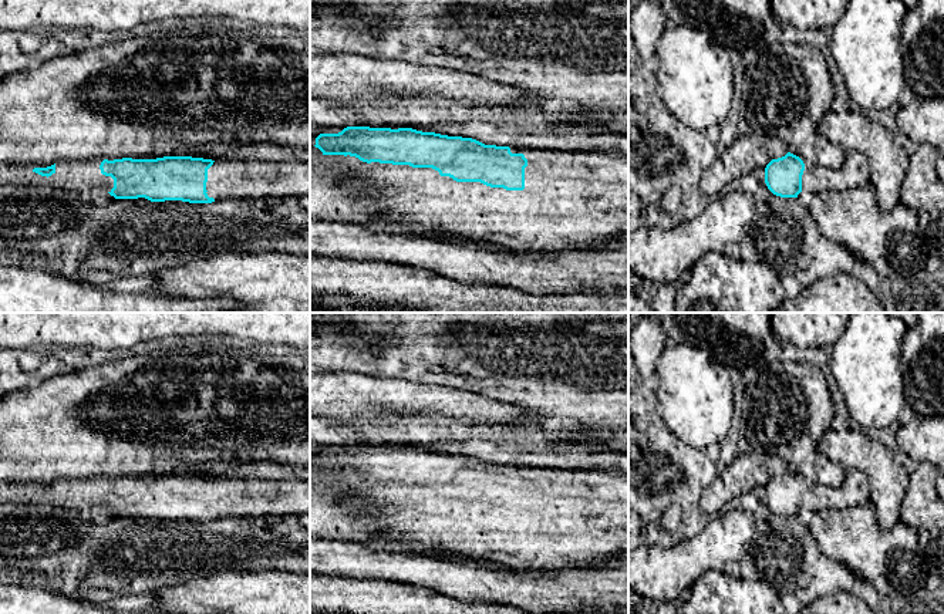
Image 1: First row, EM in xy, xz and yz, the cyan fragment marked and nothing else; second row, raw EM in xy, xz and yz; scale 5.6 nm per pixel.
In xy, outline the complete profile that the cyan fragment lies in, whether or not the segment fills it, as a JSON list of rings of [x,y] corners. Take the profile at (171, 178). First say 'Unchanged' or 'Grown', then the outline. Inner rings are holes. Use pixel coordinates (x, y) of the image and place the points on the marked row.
Grown. [[[156,159],[60,161],[33,172],[64,190],[108,192],[115,199],[212,203],[310,195],[310,161]]]

